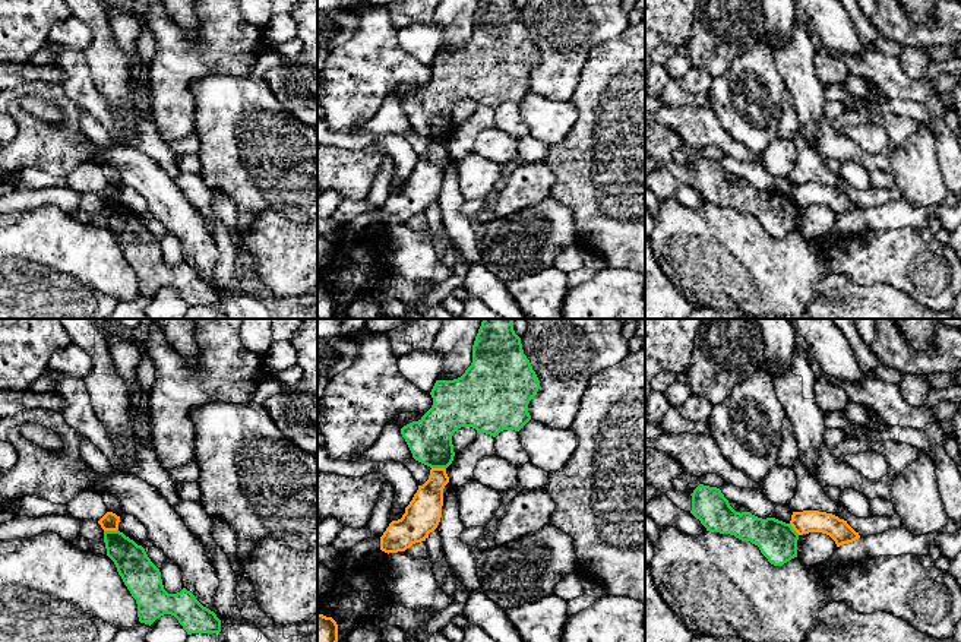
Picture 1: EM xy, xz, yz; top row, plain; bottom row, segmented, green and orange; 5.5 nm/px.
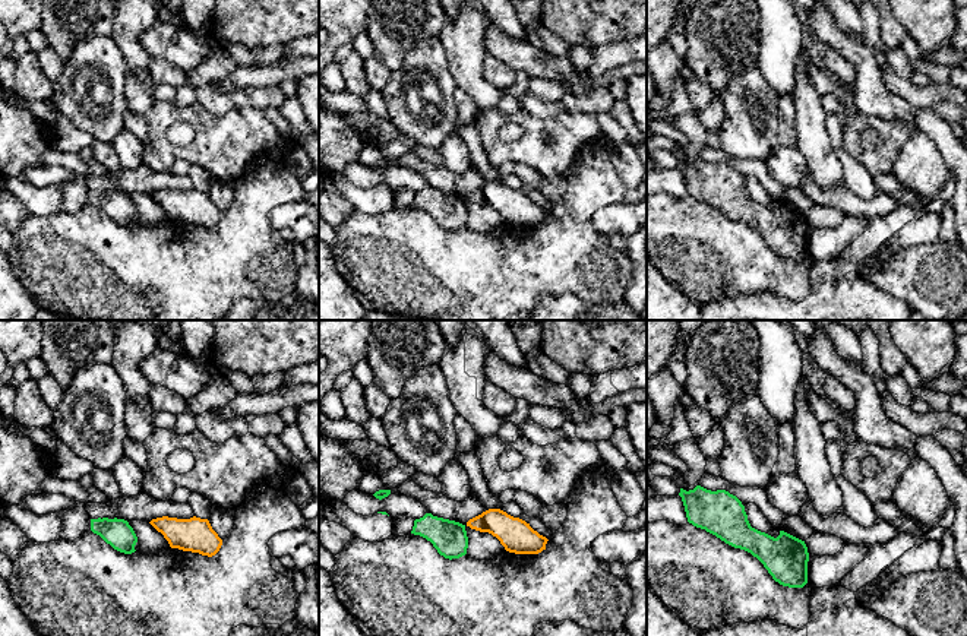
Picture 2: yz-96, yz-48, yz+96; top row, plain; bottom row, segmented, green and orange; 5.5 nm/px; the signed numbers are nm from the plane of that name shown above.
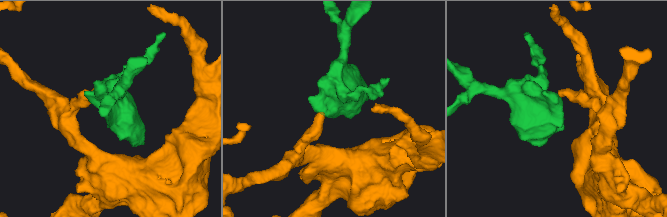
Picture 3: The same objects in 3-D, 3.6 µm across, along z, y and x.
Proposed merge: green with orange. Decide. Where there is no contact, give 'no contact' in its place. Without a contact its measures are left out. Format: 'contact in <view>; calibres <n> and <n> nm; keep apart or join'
contact in xy; calibres 190 and 100 nm; keep apart

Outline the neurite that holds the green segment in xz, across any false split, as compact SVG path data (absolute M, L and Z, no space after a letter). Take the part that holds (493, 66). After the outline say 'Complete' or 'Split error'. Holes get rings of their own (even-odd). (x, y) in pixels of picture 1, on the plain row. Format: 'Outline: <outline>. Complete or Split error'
Outline: M480 0L472 18L472 35L453 53L436 53L430 67L431 80L418 92L401 101L412 130L430 140L448 140L455 129L452 108L461 99L472 99L477 105L496 110L503 102L519 104L530 92L528 76L540 61L540 53L524 26L521 10L513 0Z. Complete

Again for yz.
Outline: M699 156L690 168L690 186L701 193L706 203L750 214L774 238L797 230L799 206L790 196L775 190L762 192L750 184L736 184L717 159Z. Complete

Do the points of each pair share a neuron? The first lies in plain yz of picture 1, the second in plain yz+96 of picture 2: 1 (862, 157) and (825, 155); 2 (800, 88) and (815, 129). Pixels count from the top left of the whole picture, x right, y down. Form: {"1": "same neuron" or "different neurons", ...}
{"1": "different neurons", "2": "same neuron"}

